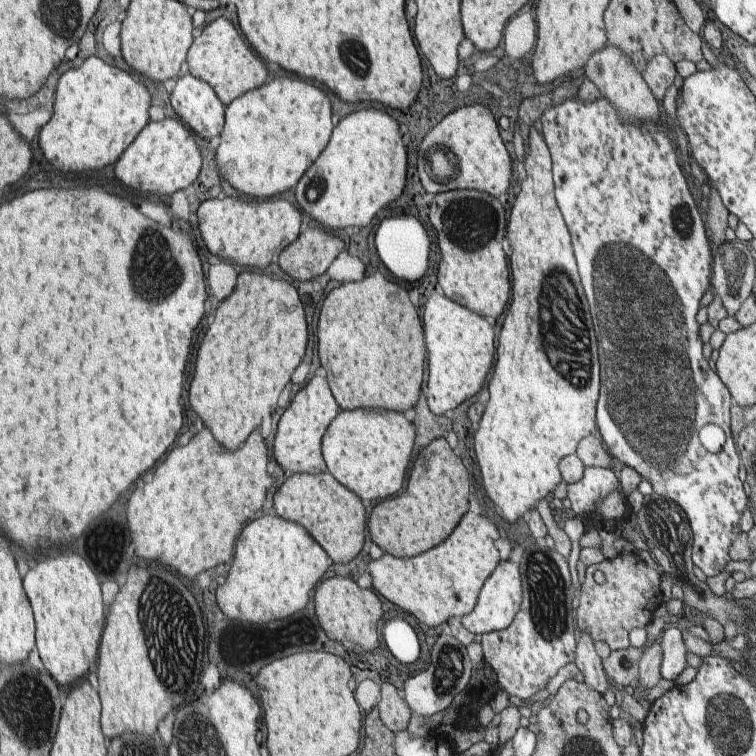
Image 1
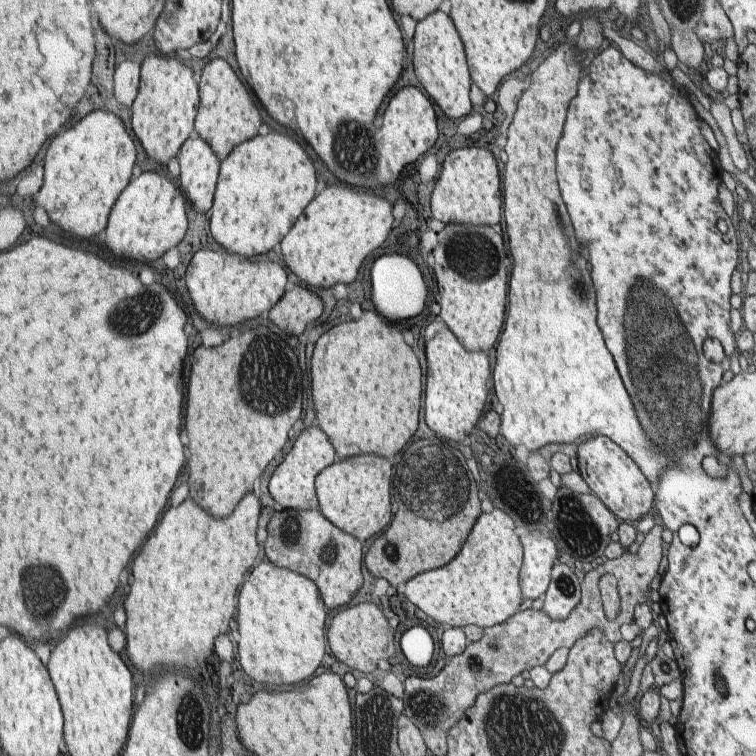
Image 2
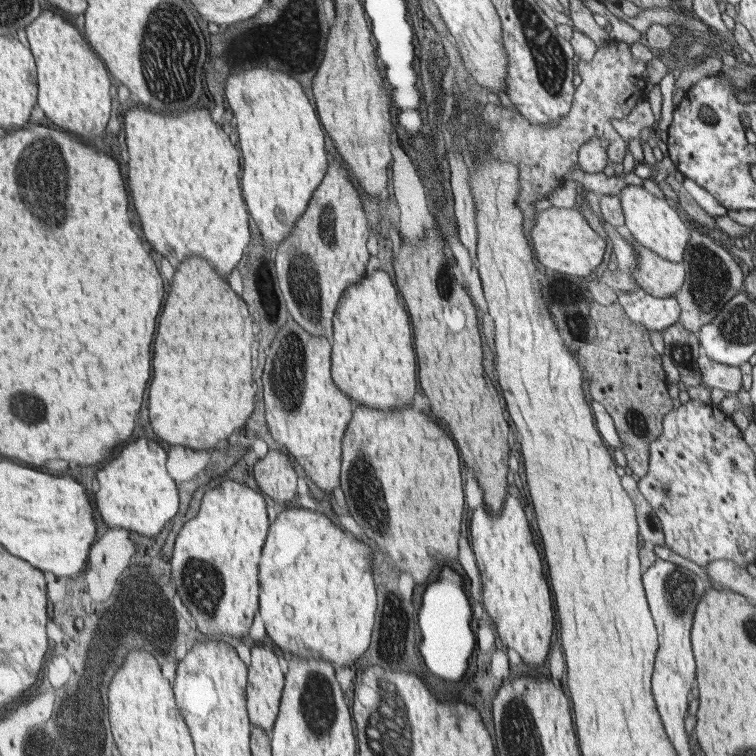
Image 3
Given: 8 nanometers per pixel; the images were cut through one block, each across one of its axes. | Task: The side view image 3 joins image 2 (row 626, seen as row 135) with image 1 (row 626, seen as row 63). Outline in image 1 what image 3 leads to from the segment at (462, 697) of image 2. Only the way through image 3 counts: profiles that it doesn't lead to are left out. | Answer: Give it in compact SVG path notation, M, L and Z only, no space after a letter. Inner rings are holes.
M634 552L613 559L604 559L587 566L585 582L582 585L580 604L576 610L576 630L590 632L592 642L605 642L611 650L628 648L629 633L635 628L644 628L653 619L654 612L663 604L660 590L660 572L647 556ZM594 572L604 574L604 584L594 580Z

